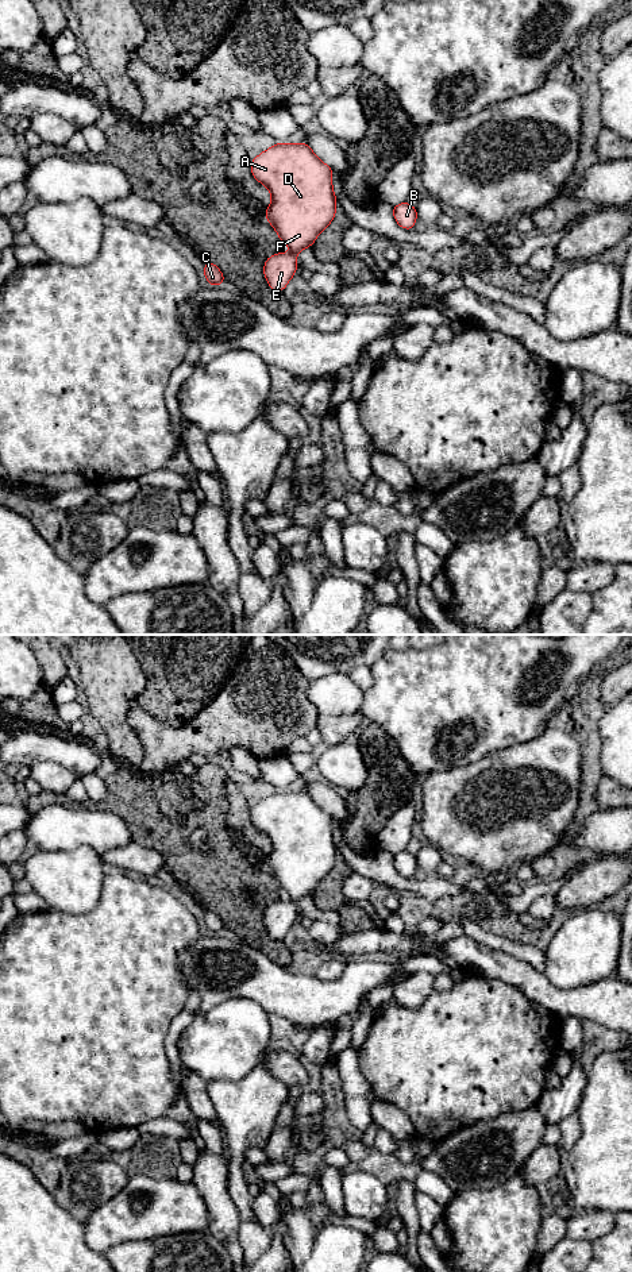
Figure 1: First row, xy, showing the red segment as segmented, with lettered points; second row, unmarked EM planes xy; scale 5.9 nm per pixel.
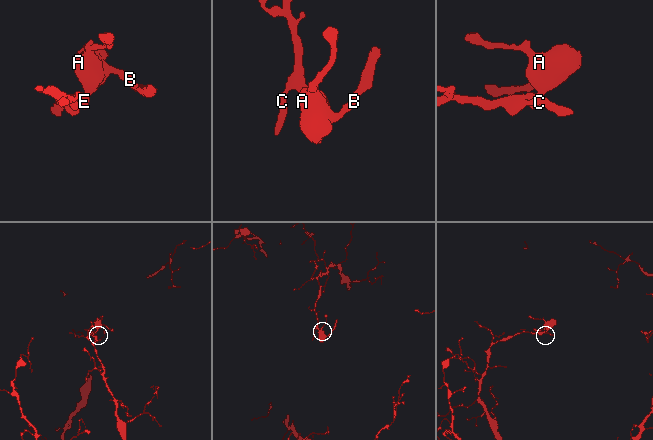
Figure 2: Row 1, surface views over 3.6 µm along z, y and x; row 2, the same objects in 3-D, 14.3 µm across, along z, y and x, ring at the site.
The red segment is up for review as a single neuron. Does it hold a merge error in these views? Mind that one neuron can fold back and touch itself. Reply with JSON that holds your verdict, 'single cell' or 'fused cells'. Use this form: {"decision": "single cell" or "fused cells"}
{"decision": "single cell"}

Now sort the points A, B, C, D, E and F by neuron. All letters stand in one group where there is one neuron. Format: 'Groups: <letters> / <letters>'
Groups: A B C D E F

